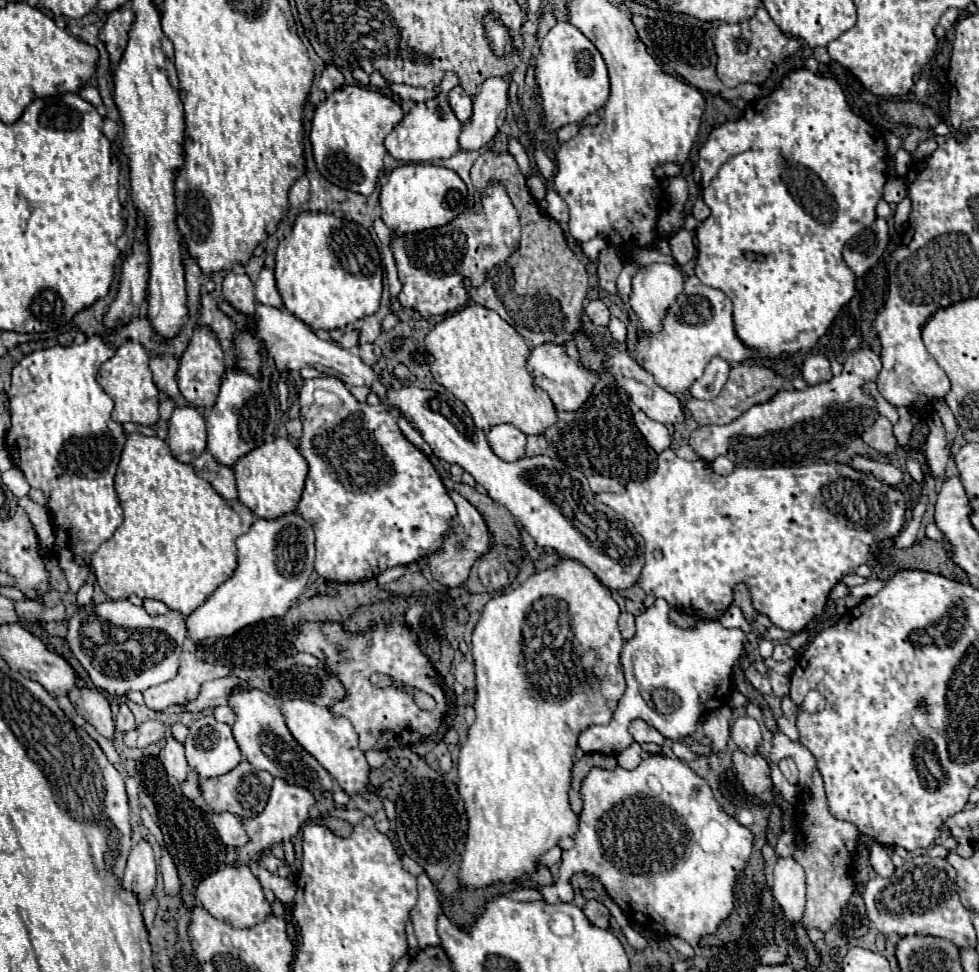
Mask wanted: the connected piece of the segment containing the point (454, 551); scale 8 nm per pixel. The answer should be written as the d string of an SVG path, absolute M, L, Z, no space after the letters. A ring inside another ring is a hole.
M449 492L449 496L457 506L457 516L451 520L451 526L443 538L441 550L429 554L427 558L429 558L429 568L431 568L433 578L441 586L453 588L453 586L463 584L469 578L469 572L471 572L471 566L475 564L475 560L489 550L489 532L487 532L483 516L463 496L459 496L457 492Z

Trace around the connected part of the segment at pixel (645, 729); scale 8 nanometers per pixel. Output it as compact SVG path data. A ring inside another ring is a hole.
M633 720L631 726L629 726L629 732L631 732L631 736L633 736L633 740L635 740L637 744L643 744L643 742L655 742L655 744L661 746L663 740L665 740L663 734L659 734L653 726L649 726L649 724L643 722L643 720Z

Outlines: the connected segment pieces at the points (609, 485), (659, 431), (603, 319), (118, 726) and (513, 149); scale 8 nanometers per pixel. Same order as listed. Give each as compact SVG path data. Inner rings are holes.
M593 474L589 476L589 484L591 484L591 490L597 494L597 492L613 492L613 494L619 494L619 492L625 492L625 486L609 476L601 476L601 474Z
M641 410L635 412L635 426L639 428L639 432L643 434L643 438L647 440L647 444L659 454L663 450L667 450L671 446L671 436L669 436L669 430L661 424L661 422L655 422L651 418L647 418Z
M595 298L595 300L591 300L591 302L587 304L585 314L591 318L591 322L593 322L595 326L607 326L607 324L609 324L609 310L607 310L607 306L603 304L603 300L599 300L599 298Z
M121 704L121 710L119 710L117 718L115 718L115 730L119 730L119 732L135 730L135 720L133 720L133 714L131 714L131 710L129 710L125 704Z
M509 138L508 139L508 151L516 159L521 173L527 178L532 172L531 163L528 157L527 152L525 151L522 144L516 140Z

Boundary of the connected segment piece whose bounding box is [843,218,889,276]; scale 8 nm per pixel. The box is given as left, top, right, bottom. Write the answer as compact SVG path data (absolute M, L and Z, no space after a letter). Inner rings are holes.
M877 218L871 224L871 228L863 230L861 234L857 234L847 242L847 248L843 250L843 258L857 276L863 276L883 256L887 242L889 242L887 222L883 218Z

